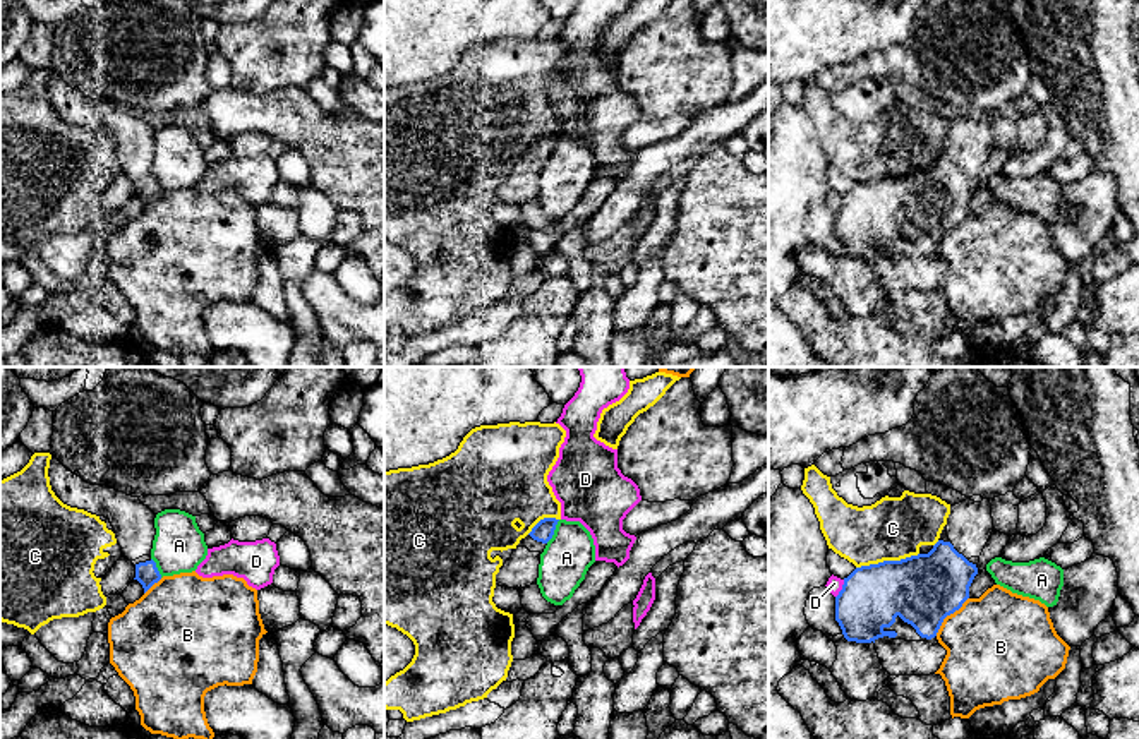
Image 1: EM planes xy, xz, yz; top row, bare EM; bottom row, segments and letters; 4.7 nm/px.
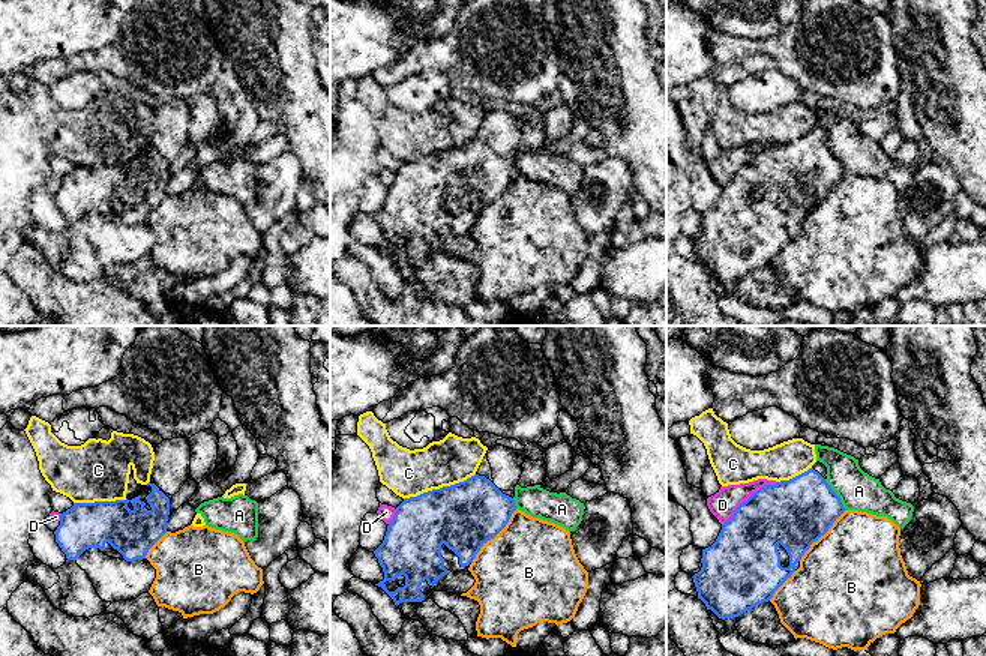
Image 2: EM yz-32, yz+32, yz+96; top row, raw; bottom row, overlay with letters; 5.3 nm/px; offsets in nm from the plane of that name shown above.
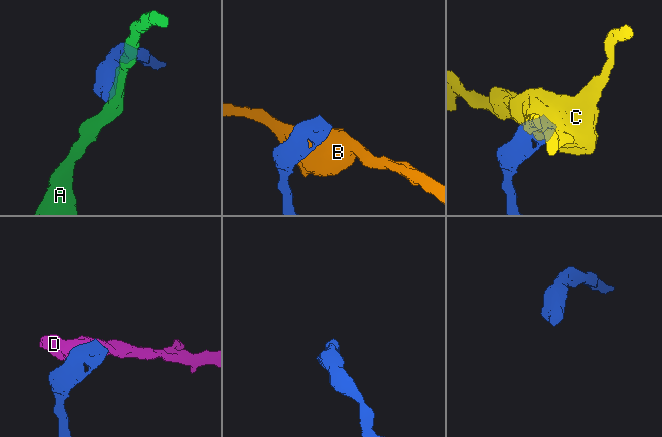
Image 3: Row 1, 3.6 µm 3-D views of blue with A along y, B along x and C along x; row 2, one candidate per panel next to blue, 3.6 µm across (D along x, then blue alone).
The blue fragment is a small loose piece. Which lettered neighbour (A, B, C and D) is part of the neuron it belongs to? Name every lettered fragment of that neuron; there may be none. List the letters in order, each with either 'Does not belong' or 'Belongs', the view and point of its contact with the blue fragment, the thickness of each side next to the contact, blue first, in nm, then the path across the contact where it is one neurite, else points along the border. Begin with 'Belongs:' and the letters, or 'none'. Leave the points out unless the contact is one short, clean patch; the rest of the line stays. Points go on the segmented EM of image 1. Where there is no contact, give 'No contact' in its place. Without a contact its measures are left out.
Belongs: none
A: Does not belong. Touches blue at xz (553, 532). Thickness 100 nm (blue) against 220 nm. Boundary: xz (560, 520), (554, 534), (546, 542)
B: Does not belong. Touches blue at yz (949, 614). Thickness 320 nm (blue) against 460 nm
C: Does not belong. Touches blue at yz (887, 561). Thickness 320 nm (blue) against 300 nm
D: Does not belong. Touches blue at yz (843, 588). Thickness 300 nm (blue) against 70 nm

